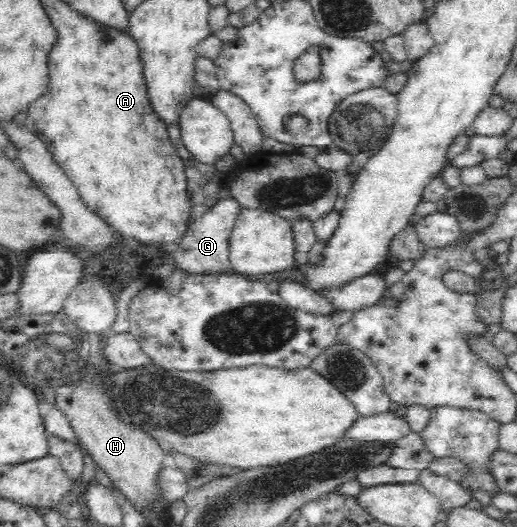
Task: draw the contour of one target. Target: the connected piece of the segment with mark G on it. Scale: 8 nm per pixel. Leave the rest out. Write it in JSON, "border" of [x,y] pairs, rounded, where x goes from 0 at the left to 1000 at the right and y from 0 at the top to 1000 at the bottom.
{"border":[[[451,376],[426,378],[369,423],[354,446],[354,455],[340,465],[342,472],[331,478],[319,476],[337,497],[338,510],[346,510],[358,520],[447,518],[447,497],[443,495],[445,444],[466,397],[462,383]]]}

